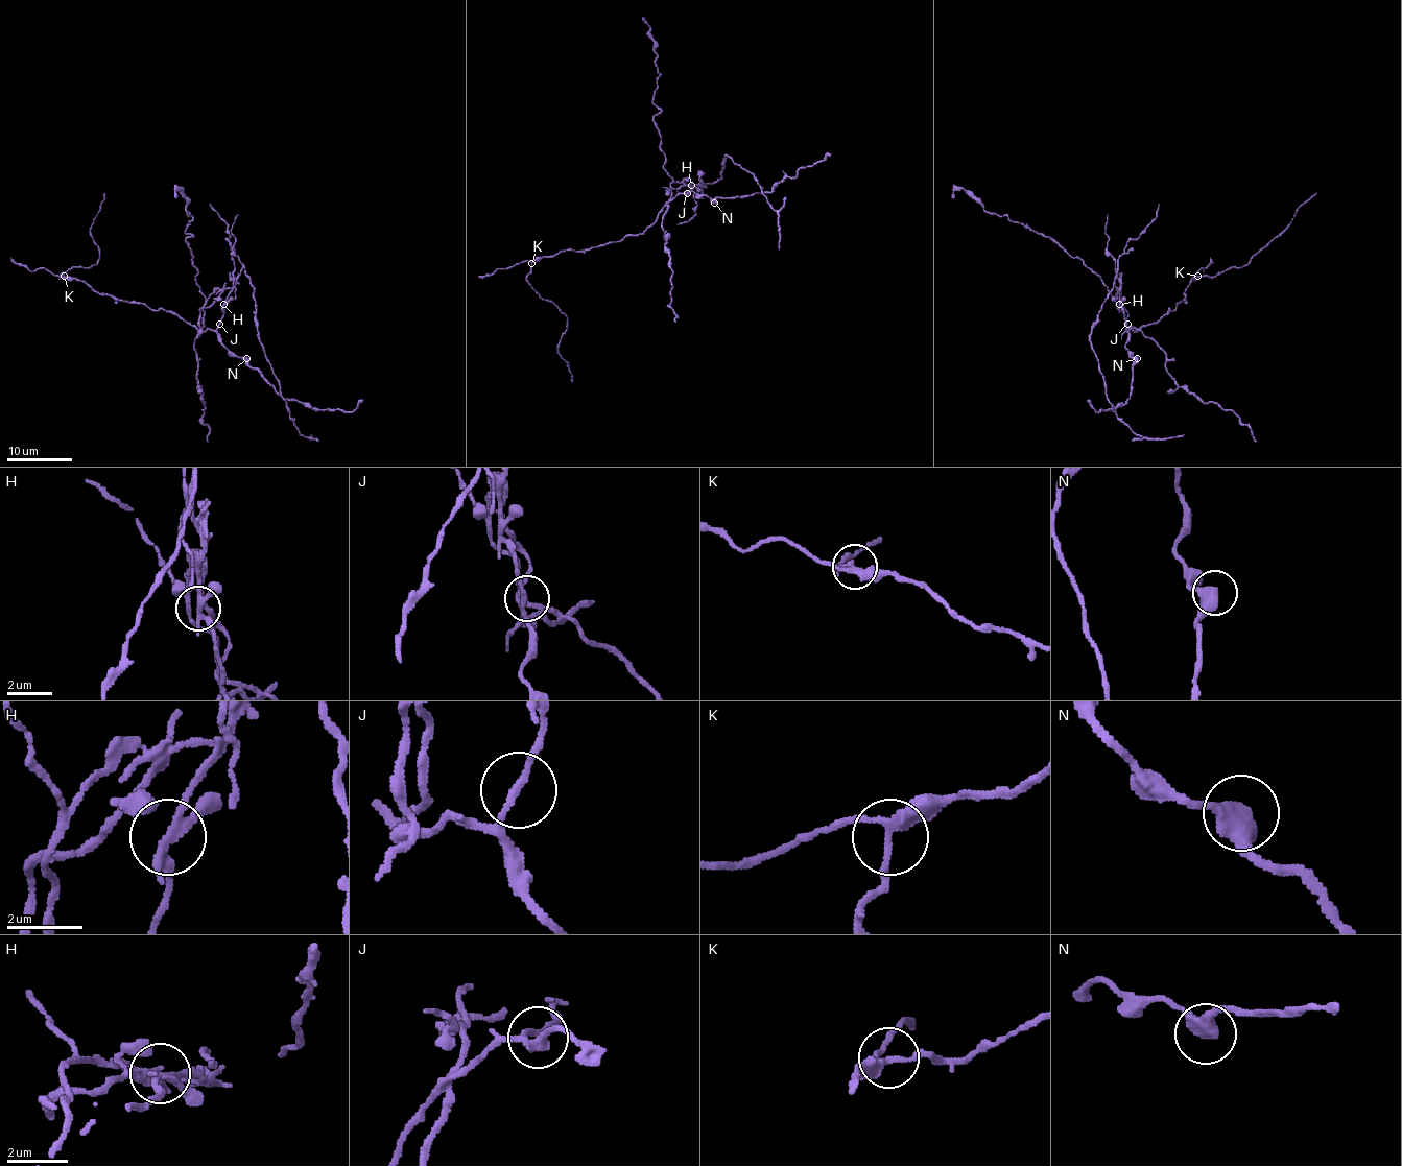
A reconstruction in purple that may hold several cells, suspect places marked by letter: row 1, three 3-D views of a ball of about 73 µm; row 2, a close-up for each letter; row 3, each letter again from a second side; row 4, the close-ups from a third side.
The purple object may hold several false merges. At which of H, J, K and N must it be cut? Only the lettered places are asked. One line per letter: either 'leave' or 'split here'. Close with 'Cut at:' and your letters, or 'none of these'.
H: split here
J: leave
K: leave
N: leave
Cut at: H

